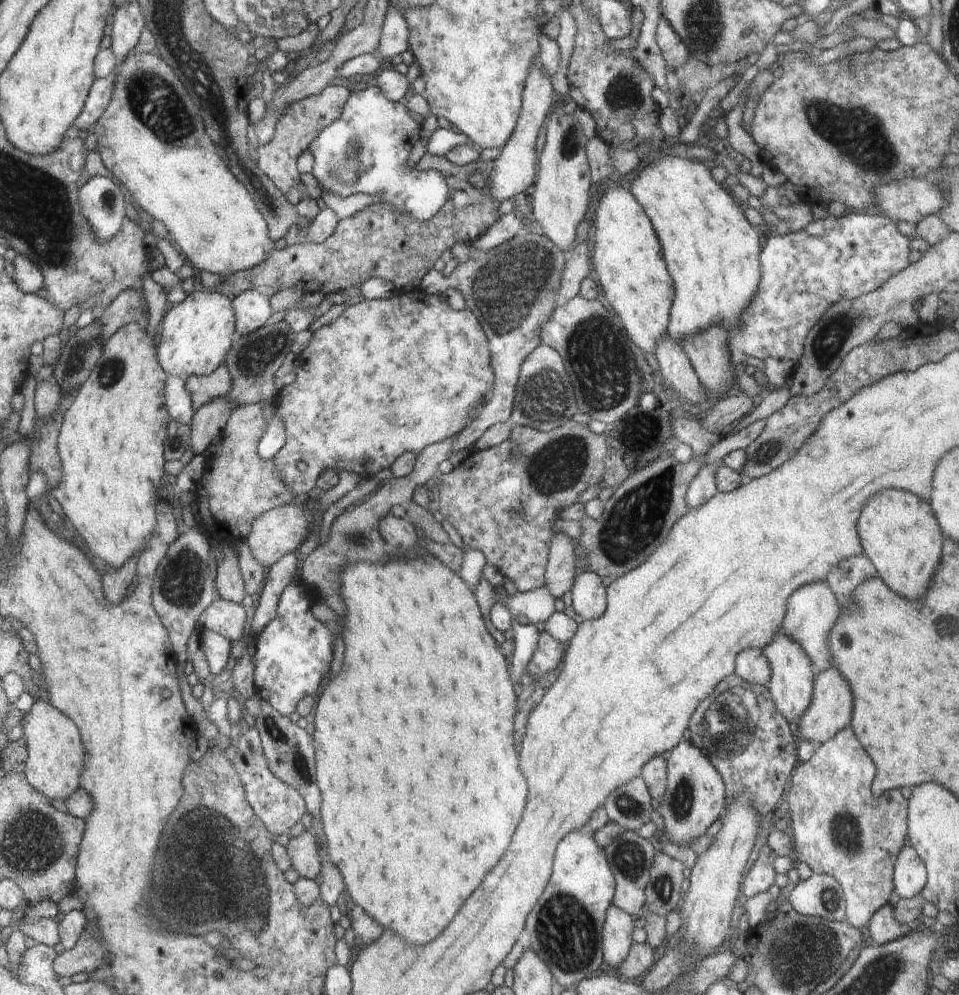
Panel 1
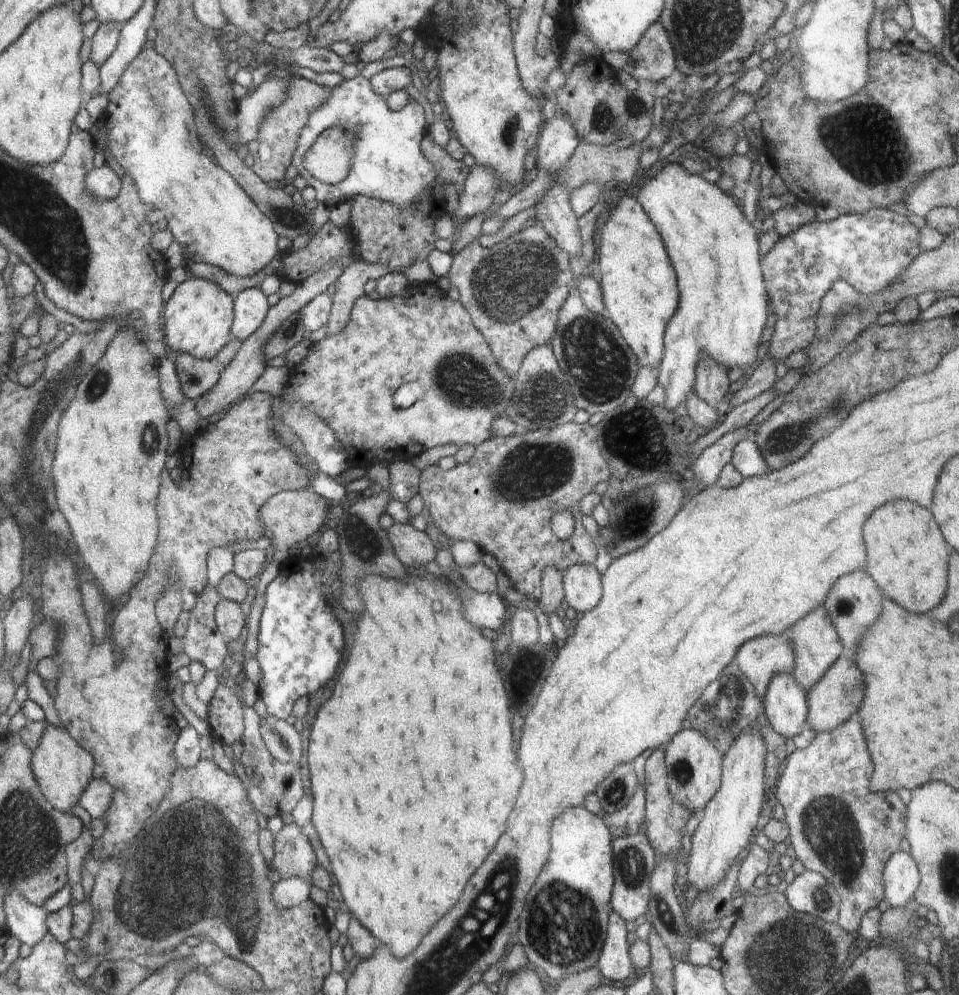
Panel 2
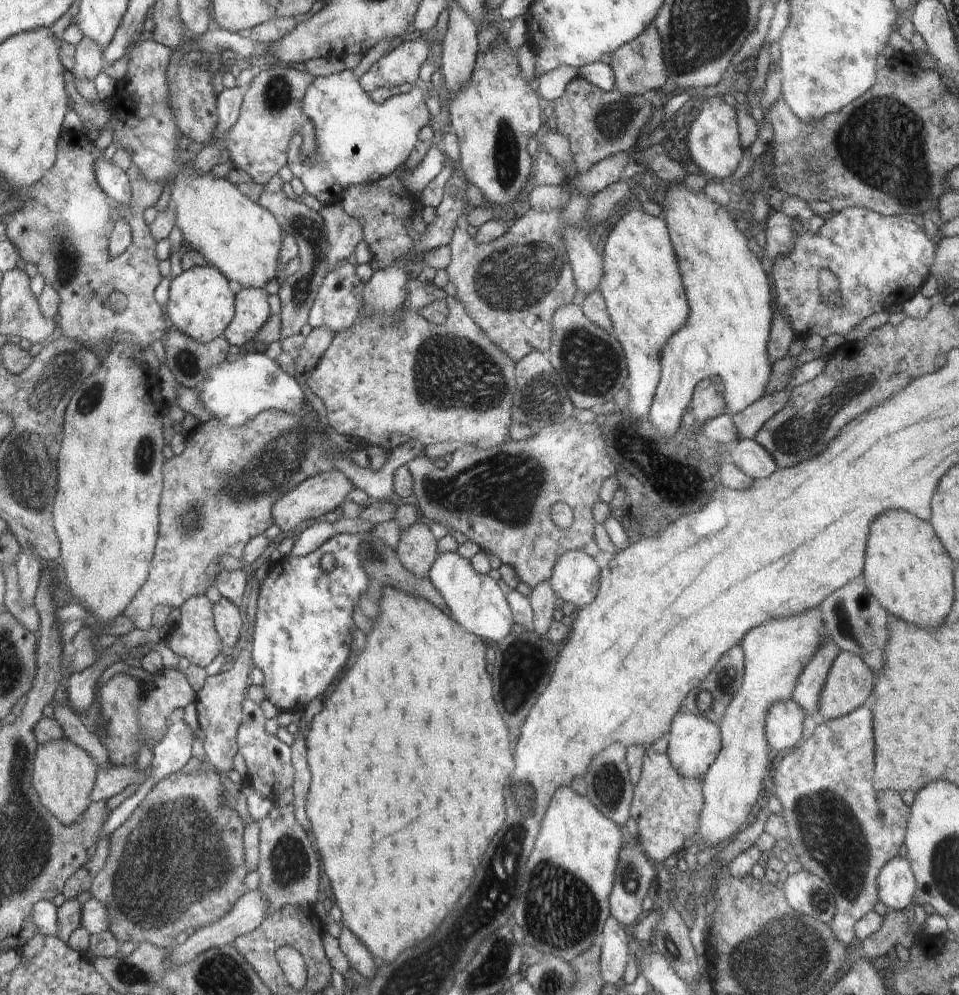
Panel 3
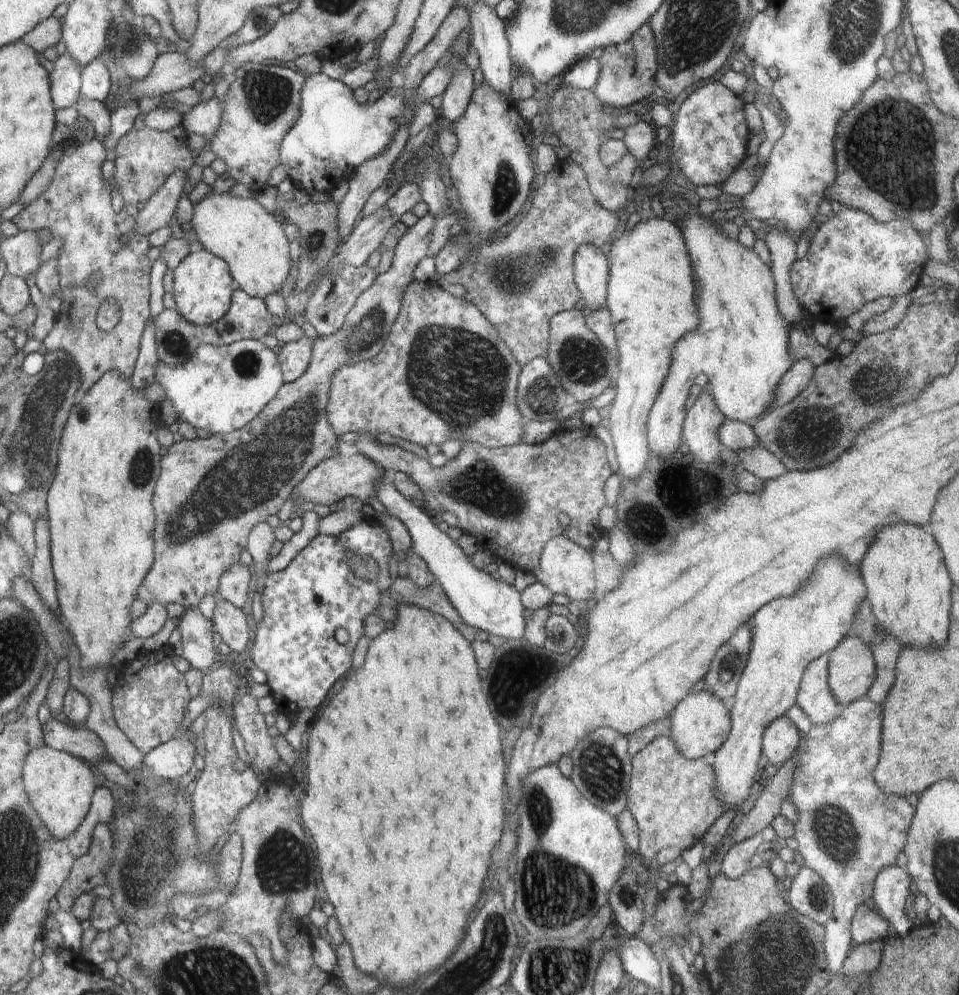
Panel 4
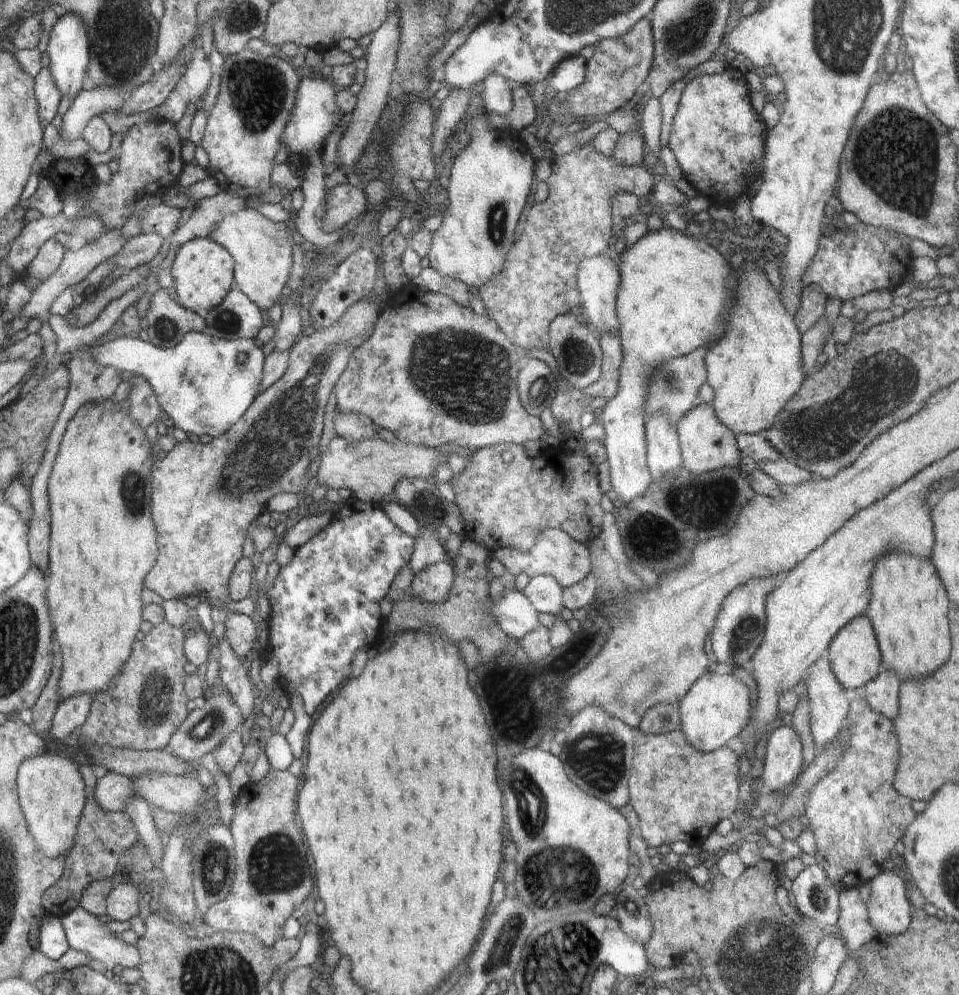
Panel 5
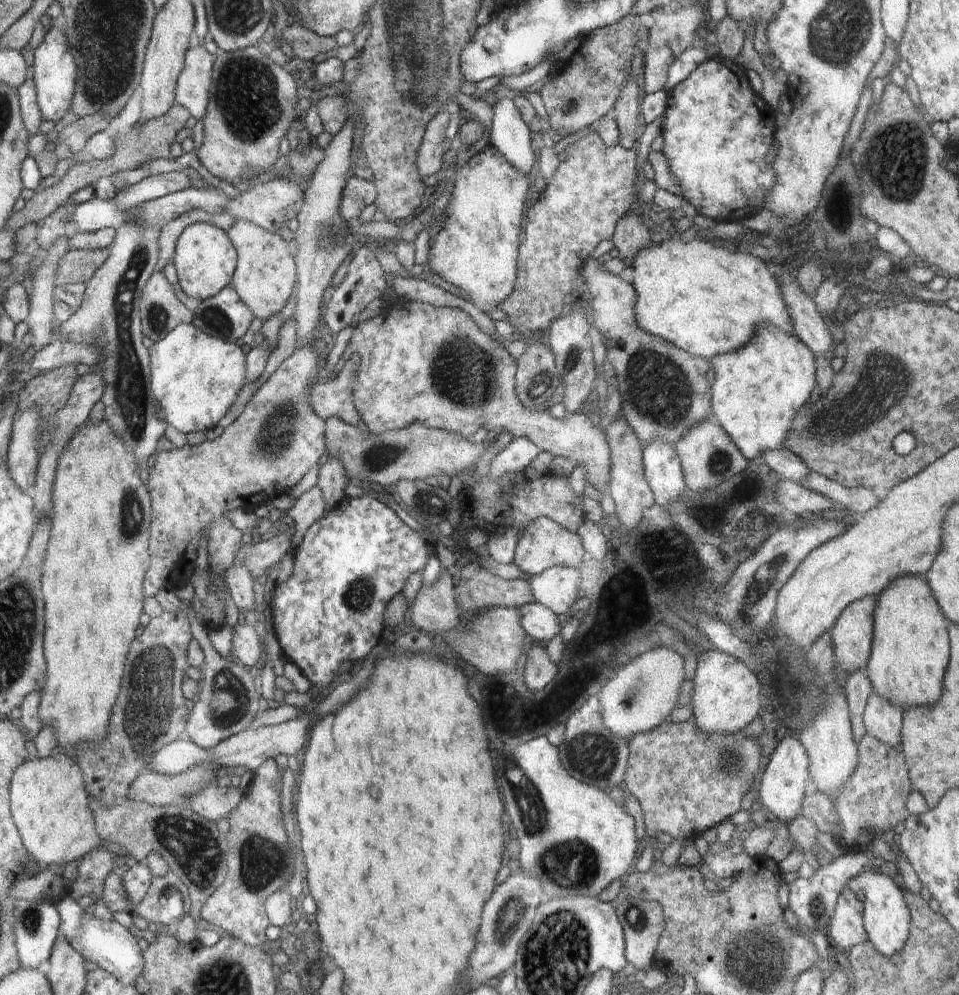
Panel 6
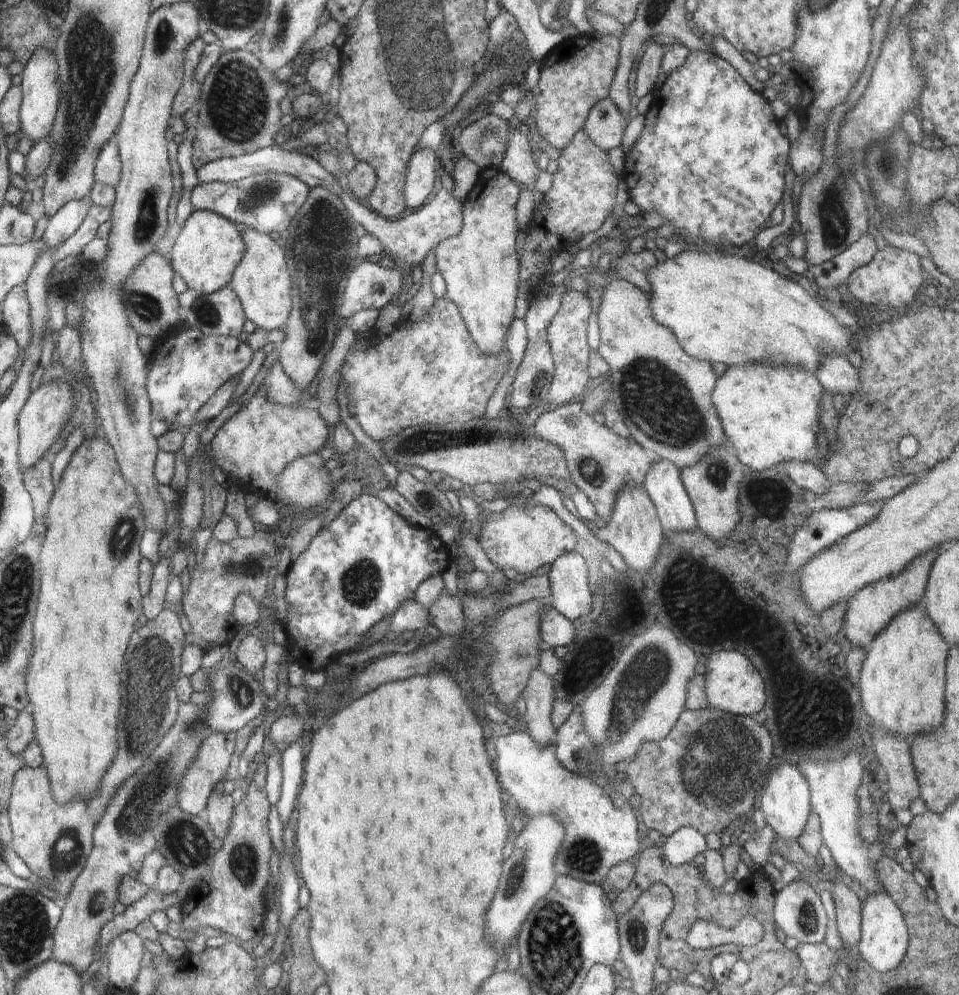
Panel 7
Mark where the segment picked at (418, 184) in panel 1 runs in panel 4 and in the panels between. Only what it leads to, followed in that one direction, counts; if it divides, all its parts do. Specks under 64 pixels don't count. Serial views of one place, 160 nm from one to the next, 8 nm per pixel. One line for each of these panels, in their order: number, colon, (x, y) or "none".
2: (388, 163)
3: (358, 140)
4: (336, 134)

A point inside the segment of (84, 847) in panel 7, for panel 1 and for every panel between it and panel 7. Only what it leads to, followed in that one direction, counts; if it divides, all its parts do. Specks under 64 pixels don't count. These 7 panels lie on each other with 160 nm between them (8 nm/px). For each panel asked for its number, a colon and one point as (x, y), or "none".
1: (55, 755)
2: (63, 768)
3: (63, 774)
4: (60, 786)
5: (52, 796)
6: (50, 804)

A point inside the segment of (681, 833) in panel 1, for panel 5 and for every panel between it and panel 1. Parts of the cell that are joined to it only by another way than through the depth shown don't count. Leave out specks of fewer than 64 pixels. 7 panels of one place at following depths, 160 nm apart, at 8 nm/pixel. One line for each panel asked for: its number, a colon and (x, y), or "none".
2: (694, 764)
3: (694, 742)
4: (699, 724)
5: (716, 708)

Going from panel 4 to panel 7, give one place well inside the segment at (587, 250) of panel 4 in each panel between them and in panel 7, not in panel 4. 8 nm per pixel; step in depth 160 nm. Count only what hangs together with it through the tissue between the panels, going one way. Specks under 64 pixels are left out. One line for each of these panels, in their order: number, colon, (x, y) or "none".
5: (598, 276)
6: (664, 389)
7: (664, 396)

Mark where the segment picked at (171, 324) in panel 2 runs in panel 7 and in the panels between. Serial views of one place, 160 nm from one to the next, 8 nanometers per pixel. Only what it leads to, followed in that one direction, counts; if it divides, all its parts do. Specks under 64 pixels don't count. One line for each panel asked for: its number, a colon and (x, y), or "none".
3: (201, 304)
4: (202, 283)
5: (202, 270)
6: (205, 258)
7: (208, 248)

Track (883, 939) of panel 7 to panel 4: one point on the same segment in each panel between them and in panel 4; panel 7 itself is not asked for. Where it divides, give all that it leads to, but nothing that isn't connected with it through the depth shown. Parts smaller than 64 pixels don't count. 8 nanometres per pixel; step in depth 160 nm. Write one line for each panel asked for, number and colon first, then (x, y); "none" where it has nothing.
4: (893, 888)
5: (890, 910)
6: (886, 918)

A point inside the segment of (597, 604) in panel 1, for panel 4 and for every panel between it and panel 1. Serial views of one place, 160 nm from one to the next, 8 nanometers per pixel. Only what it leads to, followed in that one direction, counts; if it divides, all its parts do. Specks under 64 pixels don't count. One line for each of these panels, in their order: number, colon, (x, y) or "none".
2: (582, 588)
3: (575, 578)
4: (565, 568)

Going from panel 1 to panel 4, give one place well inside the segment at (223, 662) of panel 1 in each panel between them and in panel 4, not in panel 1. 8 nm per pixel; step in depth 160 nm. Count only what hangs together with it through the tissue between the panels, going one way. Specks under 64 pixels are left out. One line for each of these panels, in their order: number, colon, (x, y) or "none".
2: (202, 642)
3: (195, 637)
4: (196, 631)

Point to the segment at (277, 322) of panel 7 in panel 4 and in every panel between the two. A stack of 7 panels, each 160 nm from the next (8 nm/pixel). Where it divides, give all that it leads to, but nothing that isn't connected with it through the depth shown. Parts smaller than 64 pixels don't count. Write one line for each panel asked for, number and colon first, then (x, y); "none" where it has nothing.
4: (241, 231)
5: (262, 248)
6: (265, 276)

